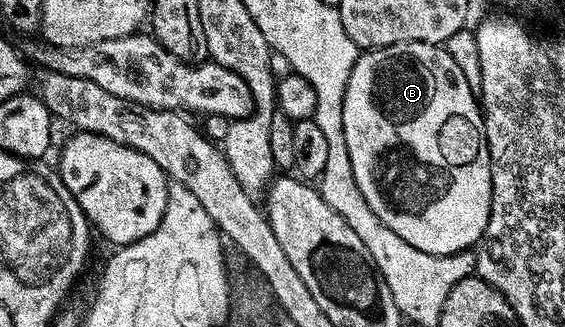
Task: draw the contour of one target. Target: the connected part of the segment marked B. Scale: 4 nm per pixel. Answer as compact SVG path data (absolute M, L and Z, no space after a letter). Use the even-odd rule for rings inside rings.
M410 42L374 48L357 55L356 65L350 74L350 82L346 86L346 98L342 106L342 124L350 154L350 166L354 166L354 180L358 190L362 190L362 198L366 198L370 210L374 210L374 214L378 214L378 218L382 218L382 222L386 222L386 226L394 230L394 234L398 234L398 238L410 242L410 246L426 254L449 256L455 252L471 249L483 237L488 225L492 201L492 163L488 139L484 133L484 113L477 93L472 92L470 83L466 82L466 75L462 74L461 67L454 62L446 47L438 44Z

